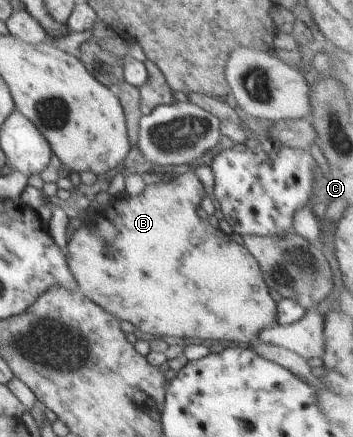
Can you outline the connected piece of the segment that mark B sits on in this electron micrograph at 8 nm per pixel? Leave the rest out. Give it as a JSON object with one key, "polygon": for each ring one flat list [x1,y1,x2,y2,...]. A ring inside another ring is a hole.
{"polygon":[[193,171,183,173,178,177,174,177,171,181,161,181,155,185,146,185,145,191,140,196,129,196,110,198,107,201,107,207,101,207,101,211,92,217,91,220,85,219,82,227,79,227,73,233,73,237,68,241,66,253,66,261,77,281,79,292,99,305,105,312,112,314,120,322,128,321,143,332,143,335,152,335,153,337,161,337,164,341,173,342,180,339,199,339,199,343,249,343,251,347,260,344,259,335,261,332,276,325,276,309,275,303,269,293,269,288,265,284,264,276,258,262,253,255,235,239,229,239,229,236,220,231,219,228,213,227,209,221,201,219,197,215,197,207,200,202,207,196,206,188,197,178]]}

